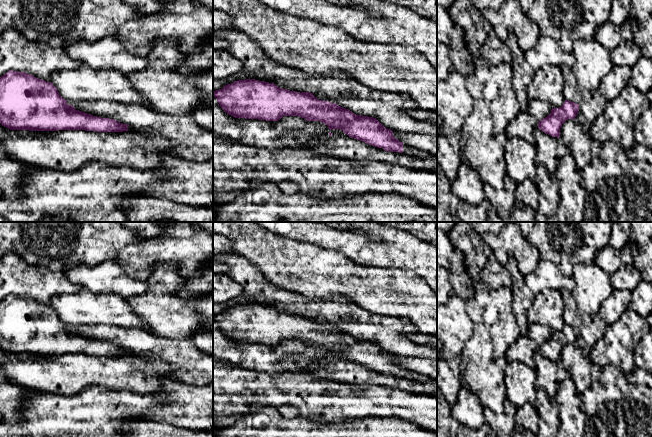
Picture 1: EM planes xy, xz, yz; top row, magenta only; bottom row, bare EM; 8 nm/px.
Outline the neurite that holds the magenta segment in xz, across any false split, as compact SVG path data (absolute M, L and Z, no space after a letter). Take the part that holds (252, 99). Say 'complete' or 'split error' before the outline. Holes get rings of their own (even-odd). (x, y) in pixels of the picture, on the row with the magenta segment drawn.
split error; M255 79L238 80L213 91L220 107L235 118L278 121L283 116L299 116L307 121L320 121L330 130L340 129L349 137L363 141L374 147L383 148L386 152L400 152L410 156L429 158L432 154L423 150L404 145L393 136L393 131L385 128L376 118L356 115L352 111L336 103L317 99L310 92L296 92L279 88L274 83Z

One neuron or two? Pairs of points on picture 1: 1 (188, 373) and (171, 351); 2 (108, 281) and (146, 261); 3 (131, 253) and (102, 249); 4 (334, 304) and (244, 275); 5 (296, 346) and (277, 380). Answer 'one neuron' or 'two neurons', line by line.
1: one neuron
2: two neurons
3: two neurons
4: one neuron
5: two neurons

